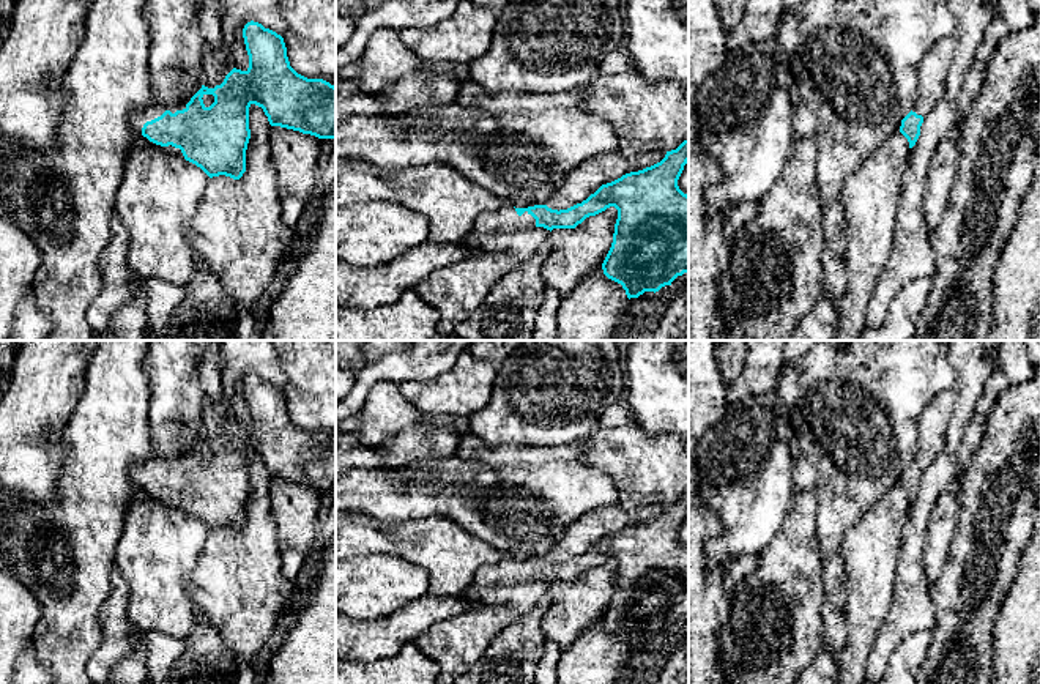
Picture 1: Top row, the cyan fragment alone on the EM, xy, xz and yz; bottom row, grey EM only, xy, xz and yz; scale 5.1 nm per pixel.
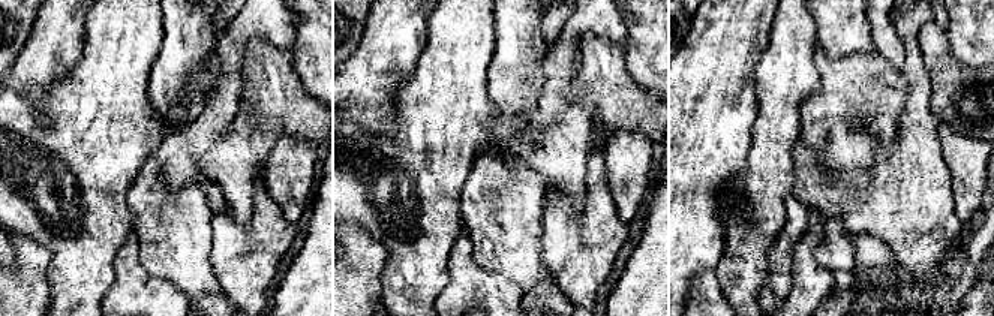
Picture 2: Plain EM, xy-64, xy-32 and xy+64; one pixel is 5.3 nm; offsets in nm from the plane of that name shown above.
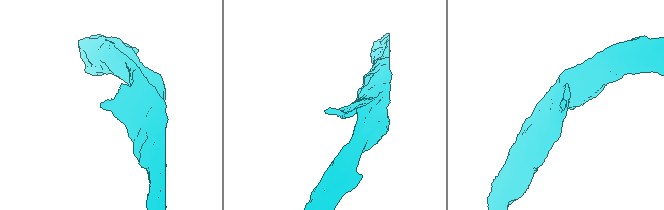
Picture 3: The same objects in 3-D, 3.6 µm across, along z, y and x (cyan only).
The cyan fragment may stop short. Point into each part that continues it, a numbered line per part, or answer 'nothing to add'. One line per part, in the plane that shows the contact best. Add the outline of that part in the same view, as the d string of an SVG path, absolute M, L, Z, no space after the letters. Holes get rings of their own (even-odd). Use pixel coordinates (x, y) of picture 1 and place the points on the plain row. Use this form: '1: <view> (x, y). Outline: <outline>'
1: xy (155, 462). Outline: M151 452L151 455L143 463L139 463L131 468L131 474L134 476L137 484L142 485L142 481L147 474L151 474L151 473L161 470L165 463L170 463L172 467L175 467L176 463L183 463L183 462L186 462L186 457L188 455L180 455L172 460L164 460L158 454Z

